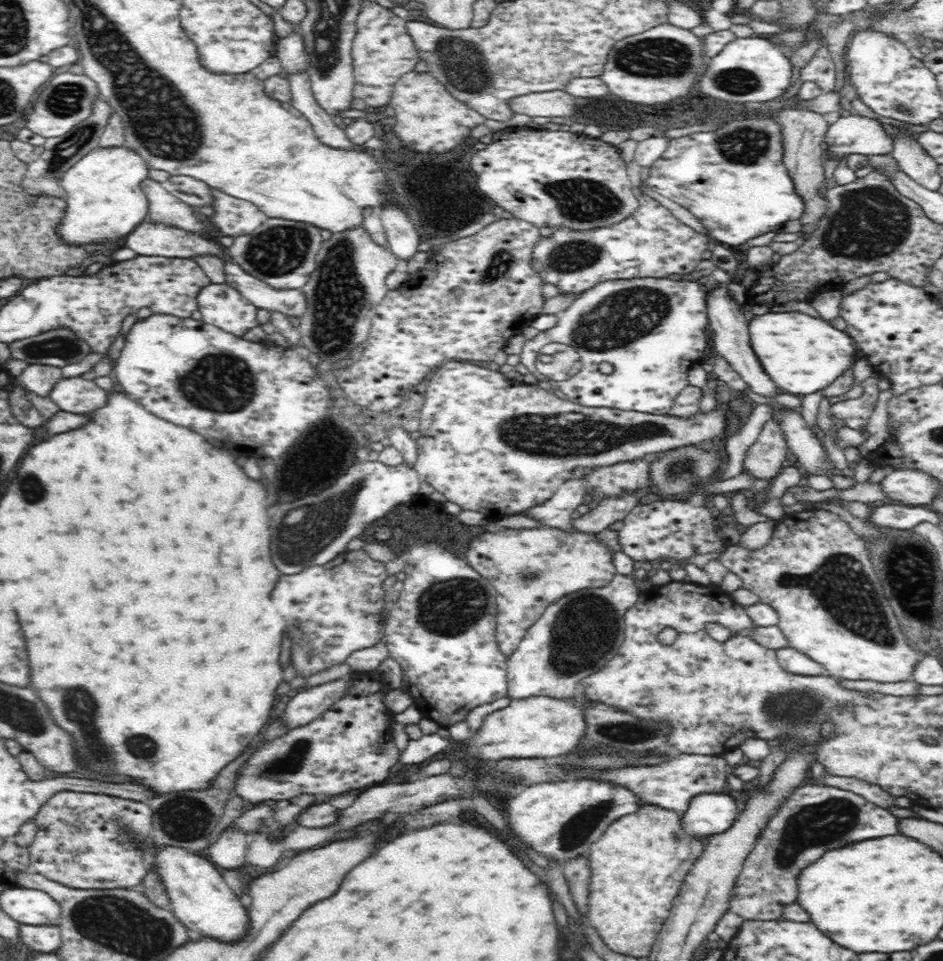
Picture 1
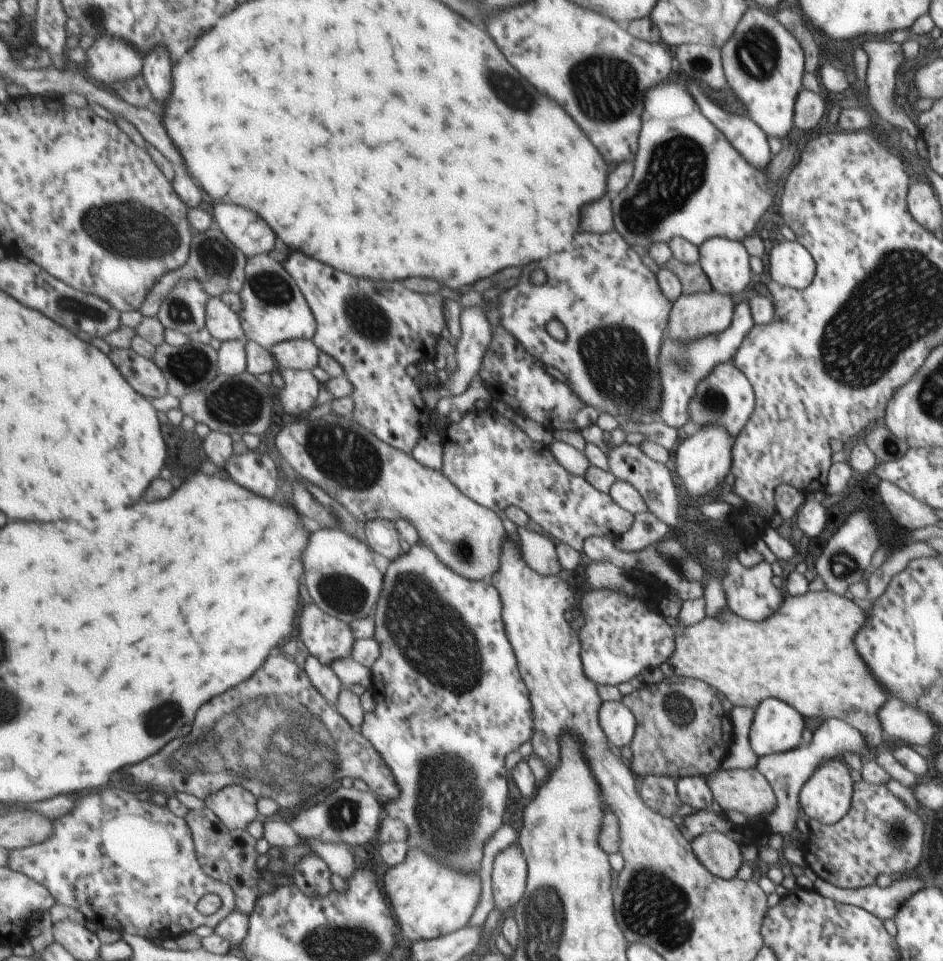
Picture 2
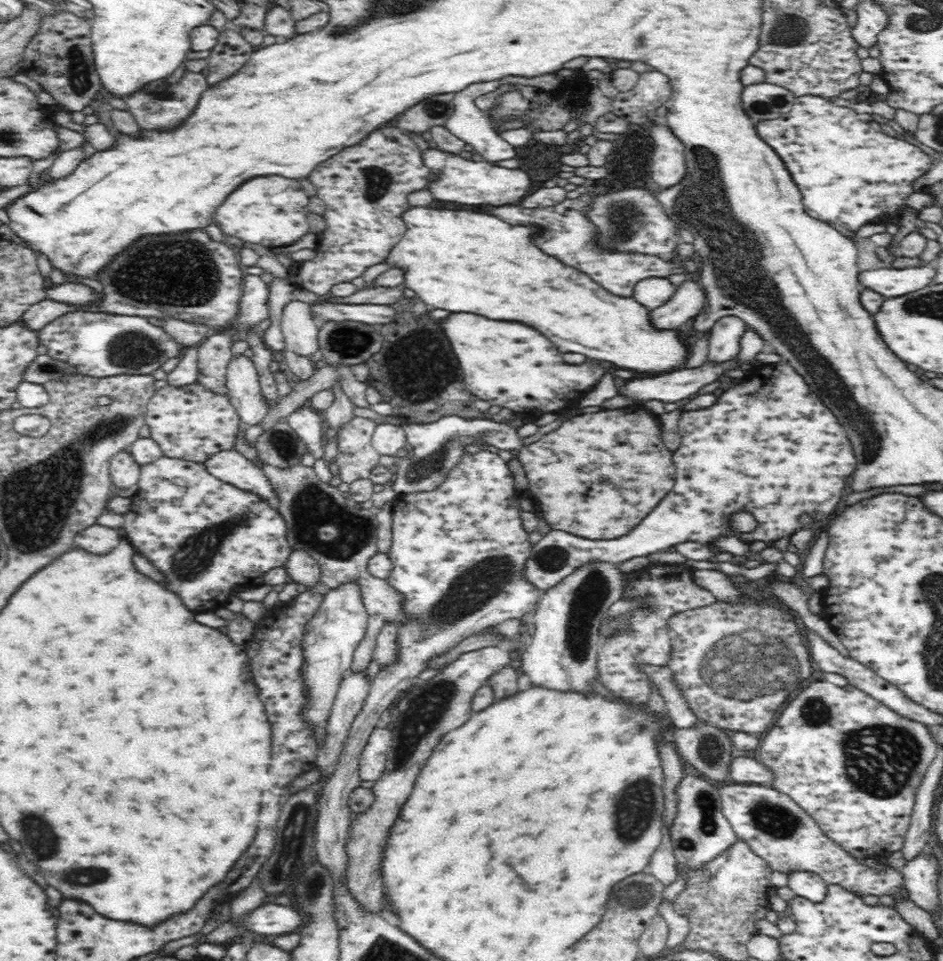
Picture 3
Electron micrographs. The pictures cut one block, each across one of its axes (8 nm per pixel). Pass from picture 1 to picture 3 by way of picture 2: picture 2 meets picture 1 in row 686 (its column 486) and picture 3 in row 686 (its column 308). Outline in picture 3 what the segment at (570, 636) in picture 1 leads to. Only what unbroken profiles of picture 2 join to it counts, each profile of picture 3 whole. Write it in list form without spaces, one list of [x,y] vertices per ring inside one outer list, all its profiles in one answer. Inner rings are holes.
[[[496,646],[459,654],[434,677],[412,686],[412,690],[398,702],[398,716],[394,720],[393,739],[385,769],[371,788],[374,791],[374,802],[364,815],[354,815],[350,826],[350,840],[345,849],[348,855],[347,882],[350,891],[366,909],[381,912],[379,908],[385,888],[382,869],[384,854],[387,852],[398,815],[424,764],[440,739],[448,732],[460,728],[468,720],[474,691],[484,685],[491,674],[510,662],[508,651]]]

